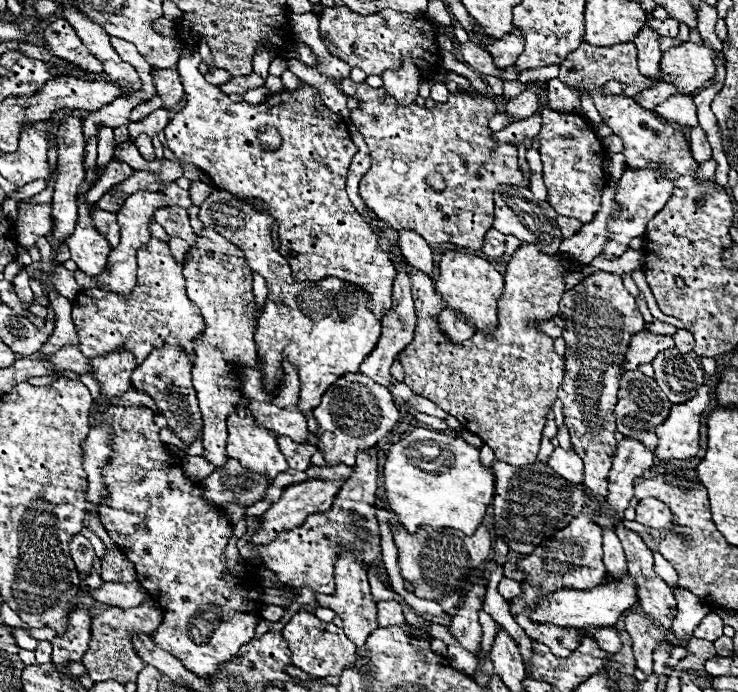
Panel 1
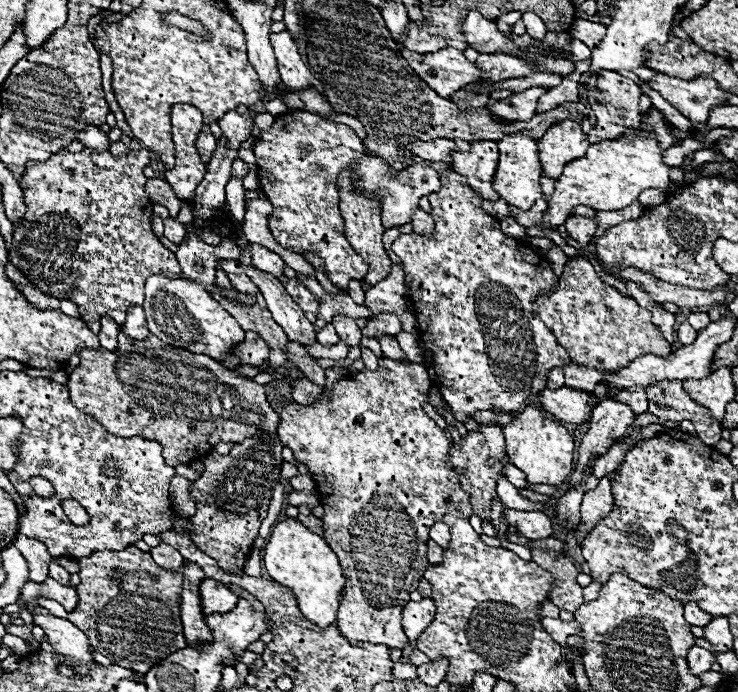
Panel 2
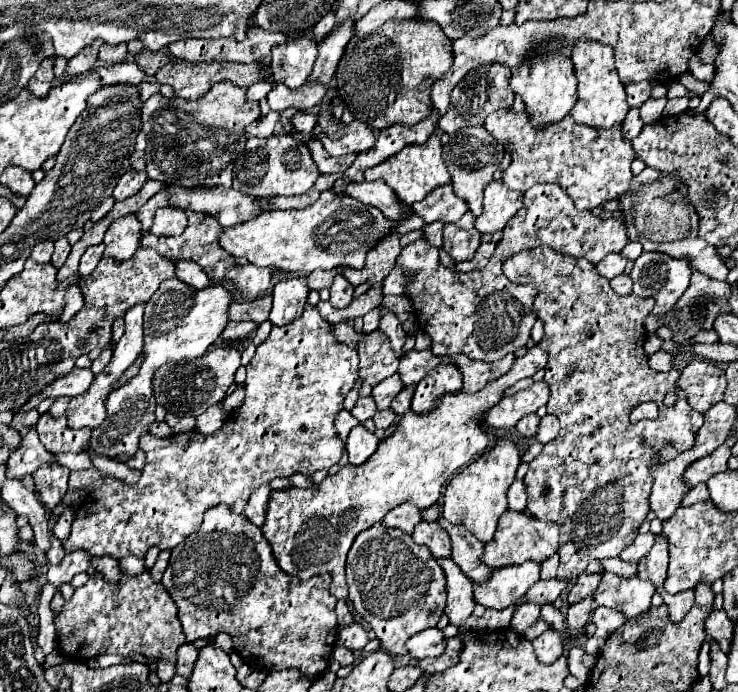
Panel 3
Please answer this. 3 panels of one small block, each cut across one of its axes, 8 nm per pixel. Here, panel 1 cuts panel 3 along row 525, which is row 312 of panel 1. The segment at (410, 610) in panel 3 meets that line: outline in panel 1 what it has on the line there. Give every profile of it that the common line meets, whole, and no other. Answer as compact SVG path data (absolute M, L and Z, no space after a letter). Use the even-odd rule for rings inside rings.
M184 48L178 62L178 74L182 78L186 90L186 106L168 122L164 128L168 148L184 162L190 162L204 170L212 184L218 190L232 192L234 196L252 202L252 208L262 208L270 216L278 220L278 236L280 248L278 252L288 260L292 266L292 276L298 282L304 280L322 280L326 276L334 276L340 280L348 280L364 288L372 300L370 310L382 318L386 310L392 308L392 282L396 278L396 270L392 260L386 252L380 250L378 238L364 222L364 218L356 212L346 196L346 174L358 146L350 140L348 124L344 118L334 114L330 108L324 106L318 90L306 82L300 82L296 90L280 90L266 98L262 104L248 104L248 102L232 102L220 88L208 84L204 76L198 72L200 64L198 48ZM270 126L276 128L282 136L282 144L278 150L266 150L260 140L260 128Z

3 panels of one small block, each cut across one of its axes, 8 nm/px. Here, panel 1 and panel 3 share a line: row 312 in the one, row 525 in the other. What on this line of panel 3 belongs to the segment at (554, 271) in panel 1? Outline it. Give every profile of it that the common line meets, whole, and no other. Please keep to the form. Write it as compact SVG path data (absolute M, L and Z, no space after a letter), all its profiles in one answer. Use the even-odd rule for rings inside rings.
M506 510L498 520L498 530L496 530L494 540L484 544L482 562L490 568L504 568L504 566L522 564L528 560L544 562L554 552L558 552L558 524L542 522L534 516L530 516L528 512ZM420 522L412 534L412 538L418 544L426 544L436 560L440 558L450 558L452 552L452 540L448 532L438 524L438 522Z

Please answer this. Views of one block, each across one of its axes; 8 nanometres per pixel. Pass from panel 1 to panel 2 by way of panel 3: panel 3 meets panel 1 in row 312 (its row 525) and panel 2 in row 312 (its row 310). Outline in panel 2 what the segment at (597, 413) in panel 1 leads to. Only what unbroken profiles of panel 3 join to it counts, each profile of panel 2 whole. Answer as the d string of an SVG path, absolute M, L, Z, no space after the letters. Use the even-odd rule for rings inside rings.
M584 258L568 262L558 280L558 290L550 296L538 298L532 308L534 314L556 334L558 344L566 348L574 362L600 372L616 372L630 364L630 360L648 352L658 356L668 356L672 352L670 344L652 324L650 310L640 308L634 298L622 296L616 288L608 286Z

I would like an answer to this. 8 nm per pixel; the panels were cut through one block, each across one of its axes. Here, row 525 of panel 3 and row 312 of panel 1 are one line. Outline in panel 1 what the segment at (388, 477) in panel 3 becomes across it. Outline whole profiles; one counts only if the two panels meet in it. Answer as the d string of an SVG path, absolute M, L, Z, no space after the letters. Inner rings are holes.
M214 190L200 206L198 218L204 226L214 228L232 244L244 248L242 252L250 270L264 276L268 284L268 300L254 330L258 356L264 364L264 384L274 390L282 380L282 362L288 360L296 364L302 380L302 412L310 412L320 404L322 394L334 384L334 380L348 372L358 372L362 360L374 350L380 338L380 320L368 310L370 294L338 278L296 282L290 276L288 262L274 250L270 236L270 224L274 218L266 212L250 208L246 200L236 198L230 192Z

